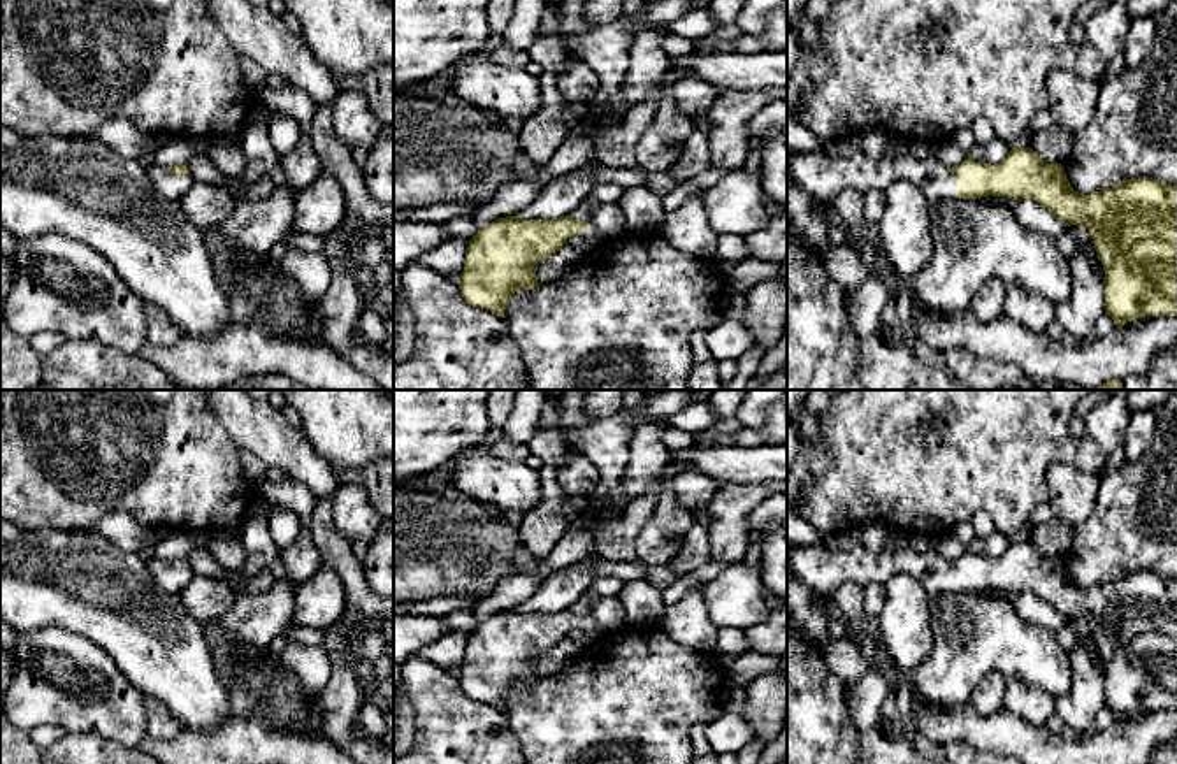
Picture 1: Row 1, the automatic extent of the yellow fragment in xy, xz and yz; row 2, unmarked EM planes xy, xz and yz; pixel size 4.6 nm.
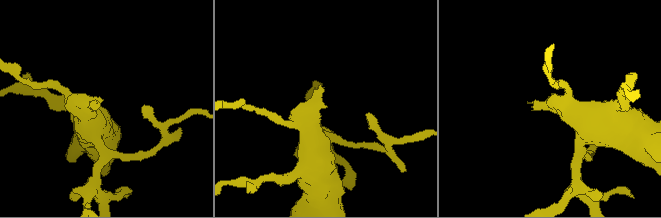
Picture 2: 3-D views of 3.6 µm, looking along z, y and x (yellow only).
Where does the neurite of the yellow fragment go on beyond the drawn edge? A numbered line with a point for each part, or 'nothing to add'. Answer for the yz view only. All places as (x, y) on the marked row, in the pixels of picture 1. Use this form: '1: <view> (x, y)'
1: yz (821, 176)

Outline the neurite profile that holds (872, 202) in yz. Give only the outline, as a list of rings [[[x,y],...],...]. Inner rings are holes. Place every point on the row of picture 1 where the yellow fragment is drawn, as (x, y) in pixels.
[[[868,190],[861,195],[861,214],[866,223],[866,230],[873,232],[880,221],[885,205],[885,195],[880,190]]]

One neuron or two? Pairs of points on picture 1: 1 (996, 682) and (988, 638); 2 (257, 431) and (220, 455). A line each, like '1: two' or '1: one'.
1: two
2: two

